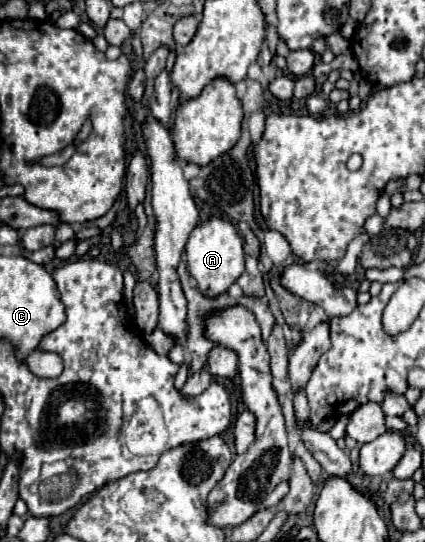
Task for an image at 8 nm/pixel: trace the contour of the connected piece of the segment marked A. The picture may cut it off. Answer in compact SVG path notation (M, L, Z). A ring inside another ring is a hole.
M212 217L210 221L200 223L190 233L190 239L186 243L186 269L190 277L196 279L202 295L218 297L226 293L228 287L236 283L236 279L244 271L244 247L236 229L220 217Z

